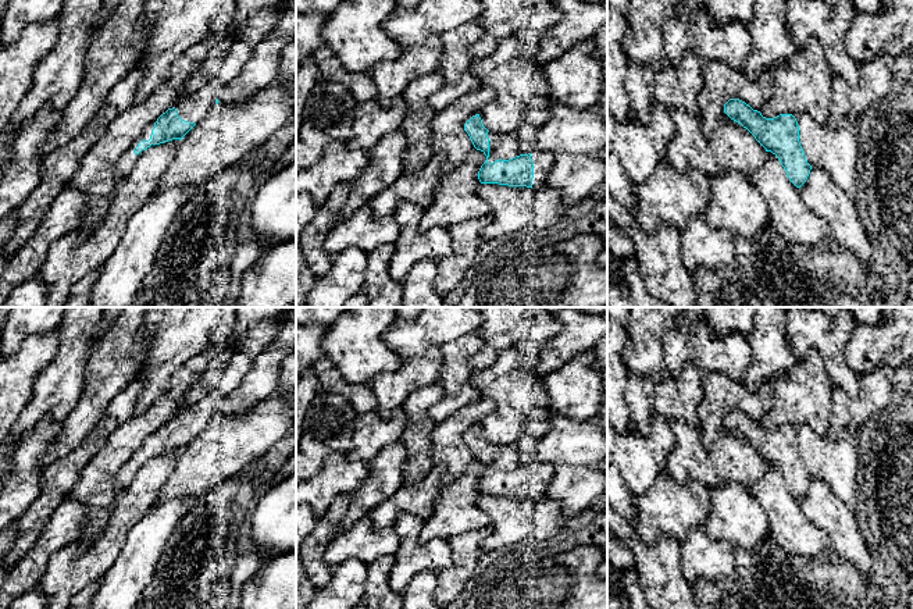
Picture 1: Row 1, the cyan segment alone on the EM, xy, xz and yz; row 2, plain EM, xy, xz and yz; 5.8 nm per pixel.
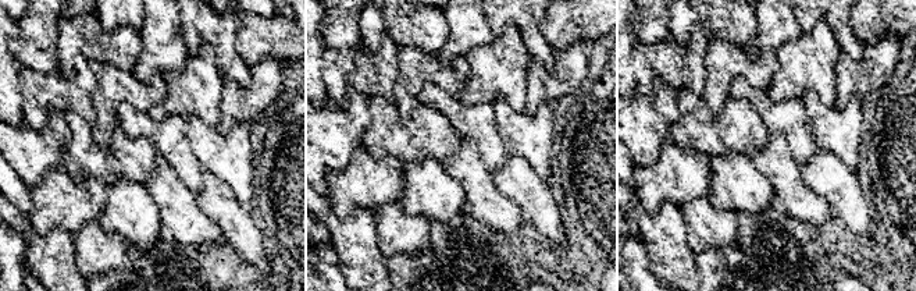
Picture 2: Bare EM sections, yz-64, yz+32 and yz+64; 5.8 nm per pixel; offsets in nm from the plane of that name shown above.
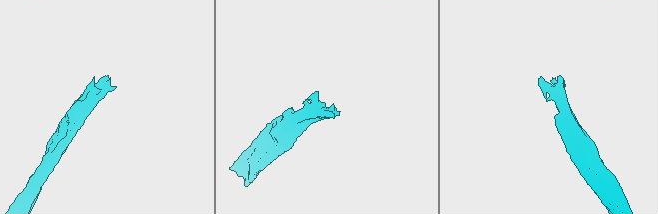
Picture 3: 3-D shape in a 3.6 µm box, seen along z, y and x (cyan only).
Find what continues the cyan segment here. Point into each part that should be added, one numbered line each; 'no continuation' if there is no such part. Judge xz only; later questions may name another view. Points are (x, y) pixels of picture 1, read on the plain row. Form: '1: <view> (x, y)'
1: xz (505, 458)
2: xz (542, 473)

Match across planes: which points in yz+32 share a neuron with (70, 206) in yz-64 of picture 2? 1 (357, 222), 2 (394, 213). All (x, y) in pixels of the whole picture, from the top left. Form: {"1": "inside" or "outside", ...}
{"1": "outside", "2": "outside"}

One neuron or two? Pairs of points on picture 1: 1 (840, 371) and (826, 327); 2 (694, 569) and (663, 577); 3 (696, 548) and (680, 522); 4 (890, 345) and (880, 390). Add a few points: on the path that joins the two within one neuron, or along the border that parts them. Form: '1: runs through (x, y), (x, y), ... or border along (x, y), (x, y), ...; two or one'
1: runs through (834, 360), (830, 338); one
2: border along (678, 542), (681, 570), (689, 584); two
3: border along (703, 527), (695, 527), (680, 542); two
4: border along (892, 370), (888, 367), (874, 367), (858, 376); two

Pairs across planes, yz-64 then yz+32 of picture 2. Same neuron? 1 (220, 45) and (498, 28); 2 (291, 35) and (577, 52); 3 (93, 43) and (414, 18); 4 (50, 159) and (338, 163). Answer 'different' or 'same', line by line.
1: same
2: different
3: same
4: same

